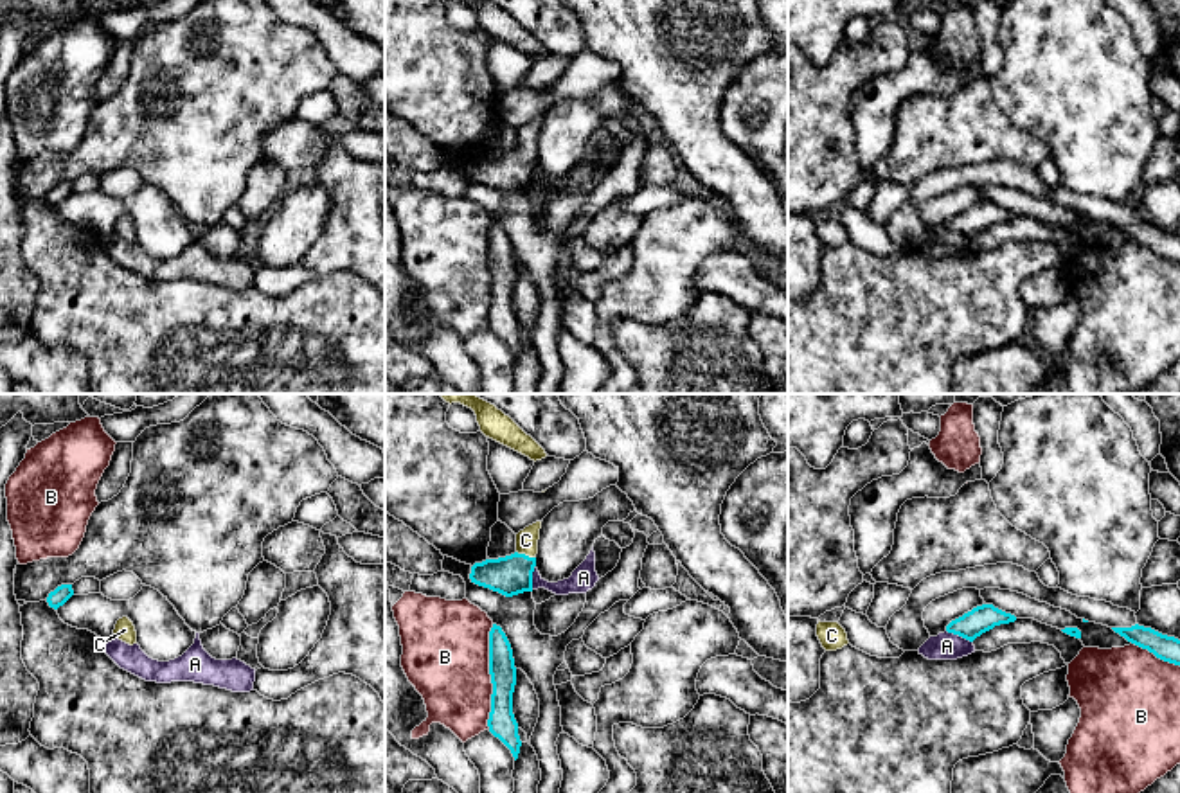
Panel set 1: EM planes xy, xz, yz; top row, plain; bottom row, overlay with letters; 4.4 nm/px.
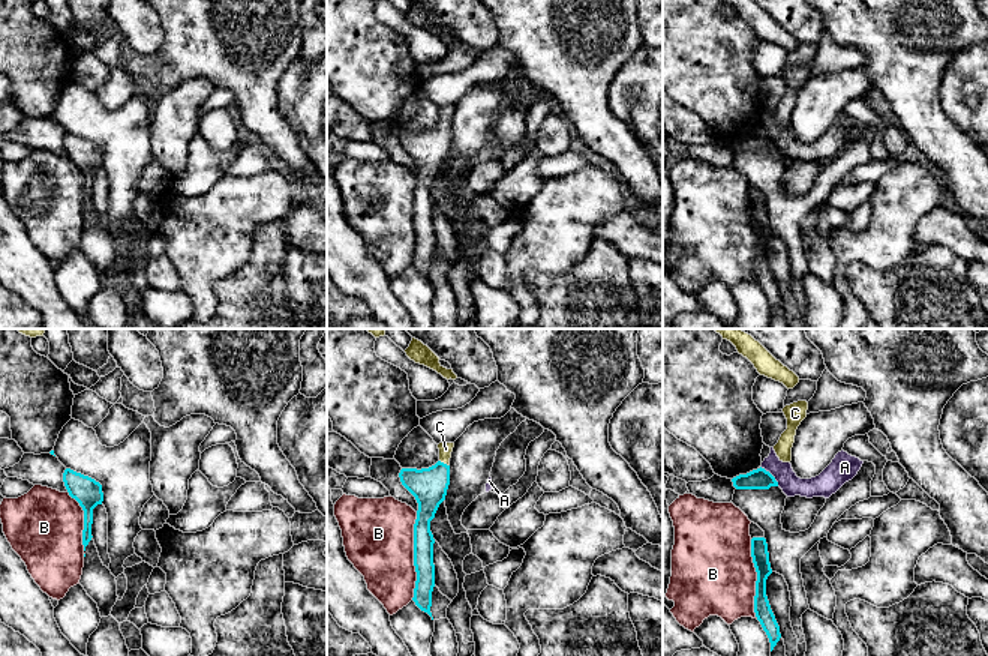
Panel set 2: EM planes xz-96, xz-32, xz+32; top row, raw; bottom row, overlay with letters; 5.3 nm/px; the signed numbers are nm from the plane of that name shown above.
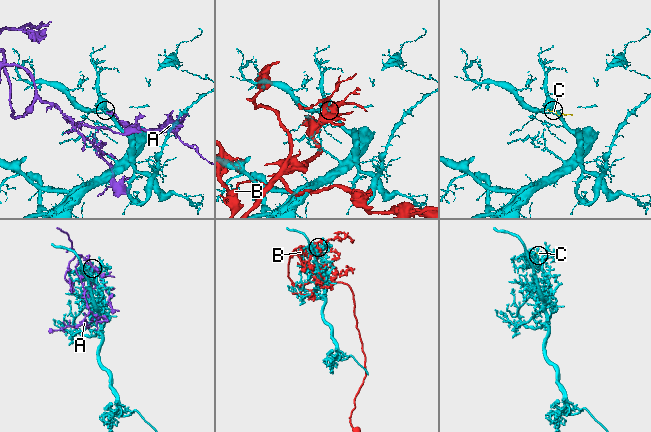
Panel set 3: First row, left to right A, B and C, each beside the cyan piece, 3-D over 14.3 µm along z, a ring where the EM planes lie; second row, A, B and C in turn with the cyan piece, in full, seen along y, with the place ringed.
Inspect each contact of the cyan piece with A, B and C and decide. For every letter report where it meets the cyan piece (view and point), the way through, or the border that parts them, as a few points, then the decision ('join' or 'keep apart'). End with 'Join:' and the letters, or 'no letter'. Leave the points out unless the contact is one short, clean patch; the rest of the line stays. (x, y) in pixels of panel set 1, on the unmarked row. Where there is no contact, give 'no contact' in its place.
A: yz (959, 232) | keep apart
B: xz (491, 274) | keep apart
C: xz (524, 151) | across xz (509, 173), (522, 160), (524, 151), (526, 137) | join
Join: C

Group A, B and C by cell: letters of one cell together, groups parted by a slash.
A / B / C

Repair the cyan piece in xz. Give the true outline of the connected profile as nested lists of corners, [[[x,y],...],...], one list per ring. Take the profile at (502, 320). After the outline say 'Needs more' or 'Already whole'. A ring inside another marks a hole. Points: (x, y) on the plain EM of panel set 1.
[[[500,223],[489,228],[489,272],[493,281],[489,329],[498,334],[513,351],[520,351],[518,320],[513,311],[513,290],[516,282],[516,264],[511,241]]]. Already whole

